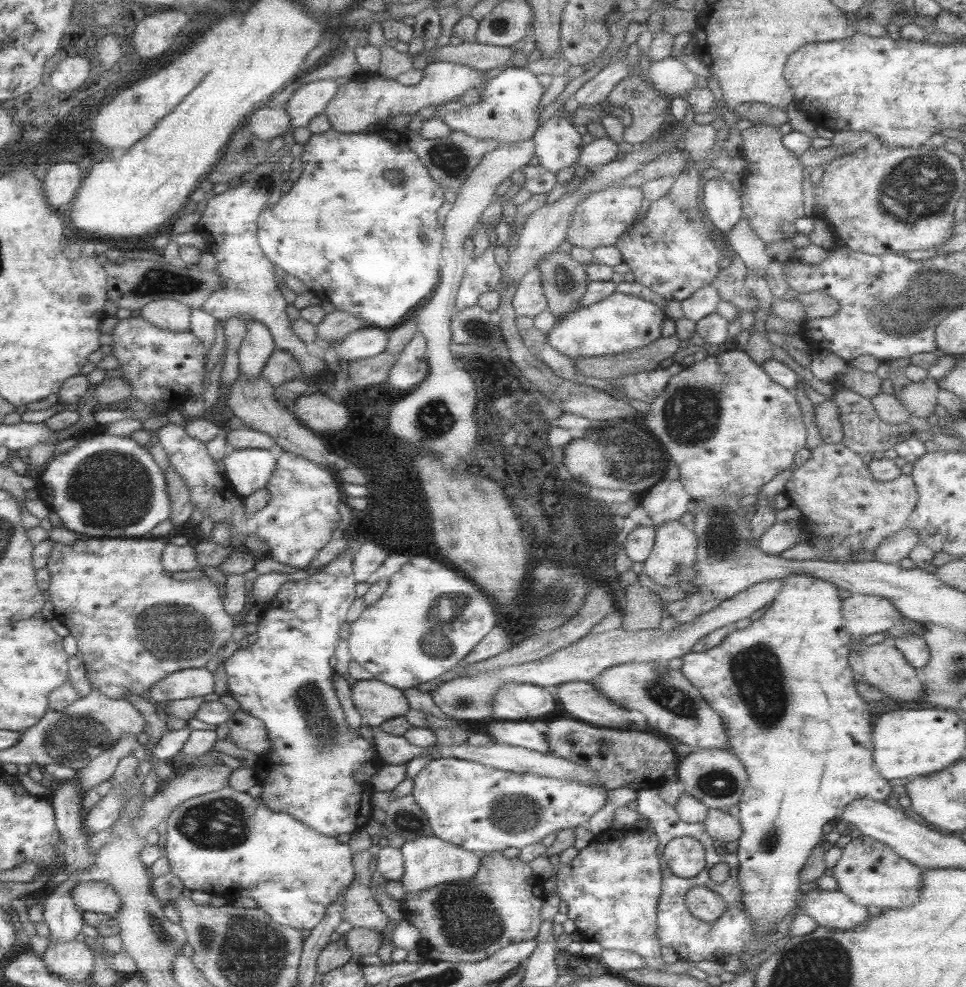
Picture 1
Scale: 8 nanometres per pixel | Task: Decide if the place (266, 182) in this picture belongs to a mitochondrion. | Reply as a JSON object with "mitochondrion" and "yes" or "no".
{"mitochondrion":"no"}

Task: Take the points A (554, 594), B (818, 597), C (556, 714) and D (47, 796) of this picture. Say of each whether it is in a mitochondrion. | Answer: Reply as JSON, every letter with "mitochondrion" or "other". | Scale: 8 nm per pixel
{"A":"mitochondrion","B":"other","C":"other","D":"other"}

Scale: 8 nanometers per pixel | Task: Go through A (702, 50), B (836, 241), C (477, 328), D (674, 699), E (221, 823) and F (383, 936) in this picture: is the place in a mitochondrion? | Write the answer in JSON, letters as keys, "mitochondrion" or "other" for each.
{"A":"other","B":"other","C":"mitochondrion","D":"mitochondrion","E":"mitochondrion","F":"other"}

